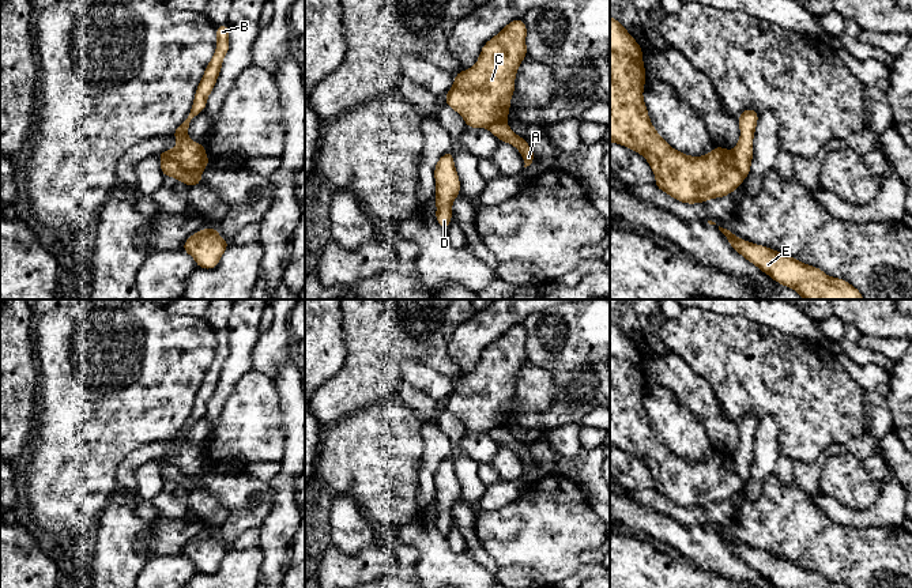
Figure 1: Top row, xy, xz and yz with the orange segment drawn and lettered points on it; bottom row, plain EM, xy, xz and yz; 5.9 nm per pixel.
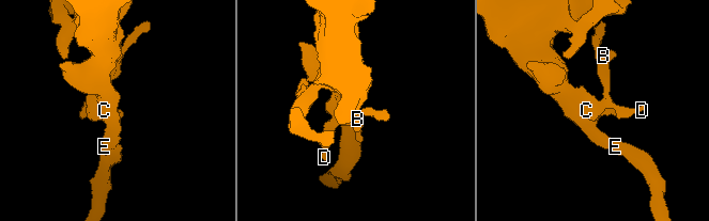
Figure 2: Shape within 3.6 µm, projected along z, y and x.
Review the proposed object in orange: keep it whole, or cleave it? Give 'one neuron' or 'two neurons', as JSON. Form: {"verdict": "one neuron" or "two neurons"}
{"verdict": "two neurons"}

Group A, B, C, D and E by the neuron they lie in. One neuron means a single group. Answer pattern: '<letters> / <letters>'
A B D / C E

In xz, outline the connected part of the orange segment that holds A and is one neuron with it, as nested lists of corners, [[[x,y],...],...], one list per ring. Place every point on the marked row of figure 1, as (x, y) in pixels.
[[[500,121],[489,127],[489,131],[500,139],[500,142],[509,143],[515,146],[524,158],[524,167],[530,166],[532,161],[536,158],[532,152],[530,144],[525,142],[524,137],[517,136],[506,121]]]

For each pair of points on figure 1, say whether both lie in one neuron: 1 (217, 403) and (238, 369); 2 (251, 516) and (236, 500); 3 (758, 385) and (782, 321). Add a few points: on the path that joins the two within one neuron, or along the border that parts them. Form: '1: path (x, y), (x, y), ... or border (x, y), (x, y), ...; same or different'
1: path (219, 395), (230, 377); same
2: path (248, 512), (240, 504); same
3: border (749, 317), (809, 342); different

